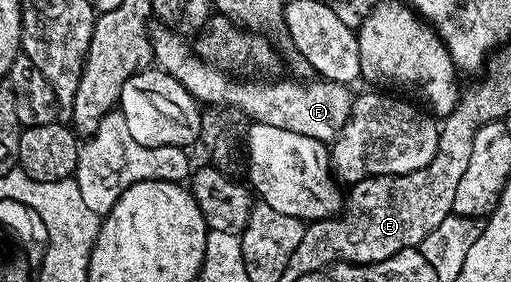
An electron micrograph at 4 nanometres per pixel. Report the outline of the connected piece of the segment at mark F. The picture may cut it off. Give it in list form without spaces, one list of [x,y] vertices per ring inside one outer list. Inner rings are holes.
[[[153,25],[148,28],[150,45],[156,66],[188,89],[198,104],[218,103],[221,107],[234,107],[255,123],[275,125],[275,129],[289,129],[303,137],[318,139],[328,144],[337,138],[352,112],[354,92],[346,84],[316,81],[310,87],[300,87],[285,79],[282,83],[232,83],[220,66],[214,65],[195,54],[184,34],[172,27]]]

